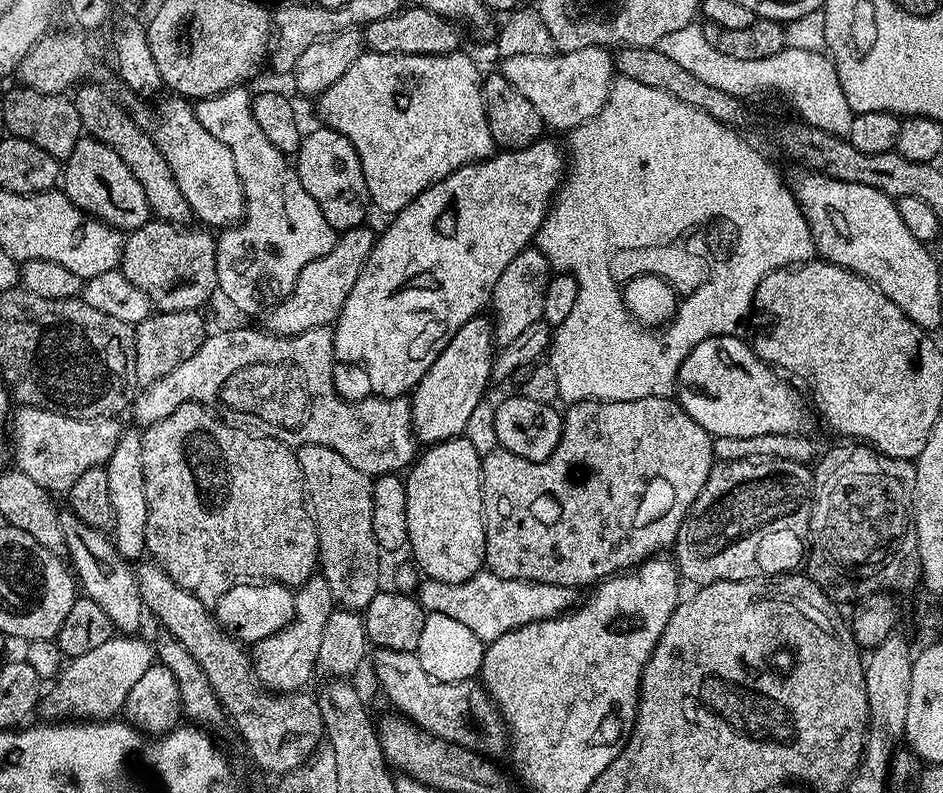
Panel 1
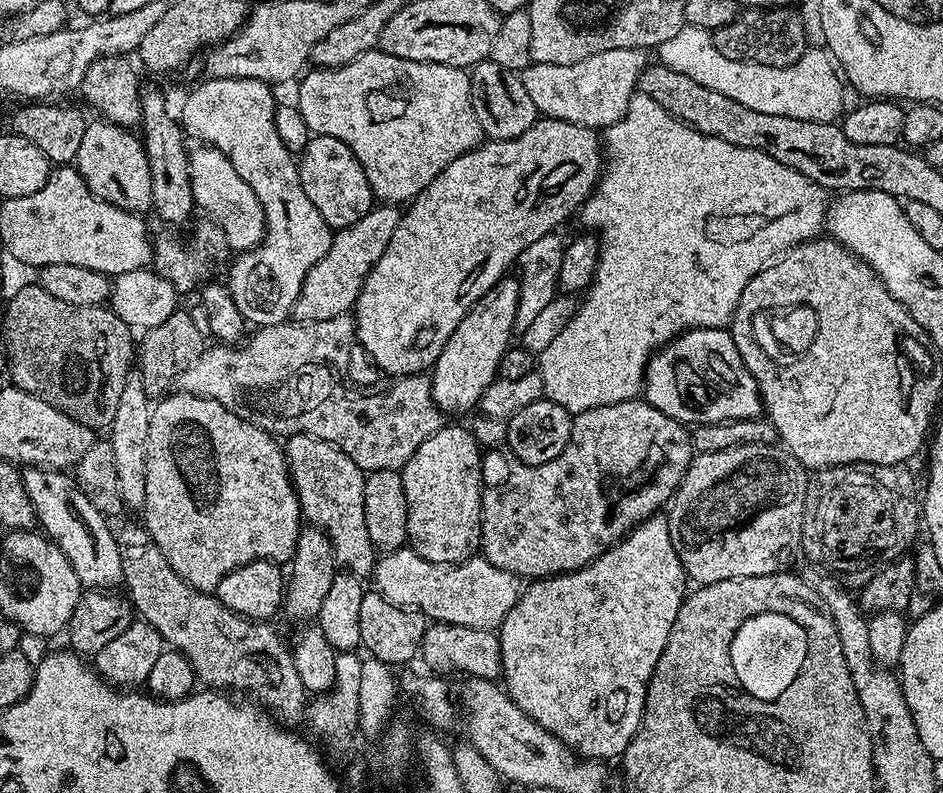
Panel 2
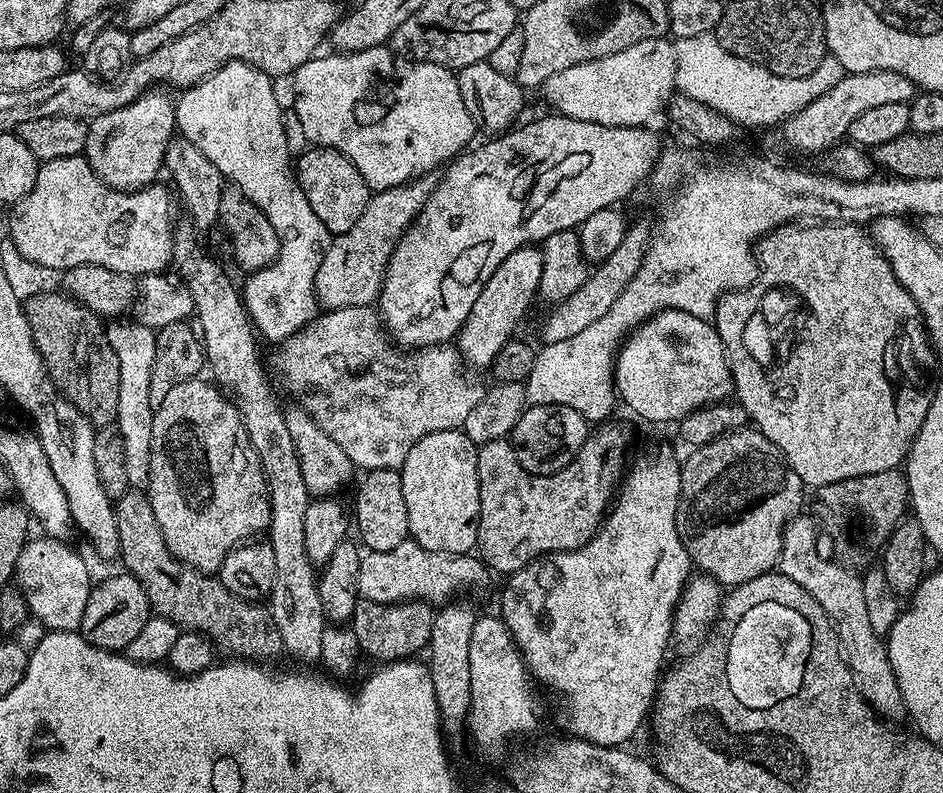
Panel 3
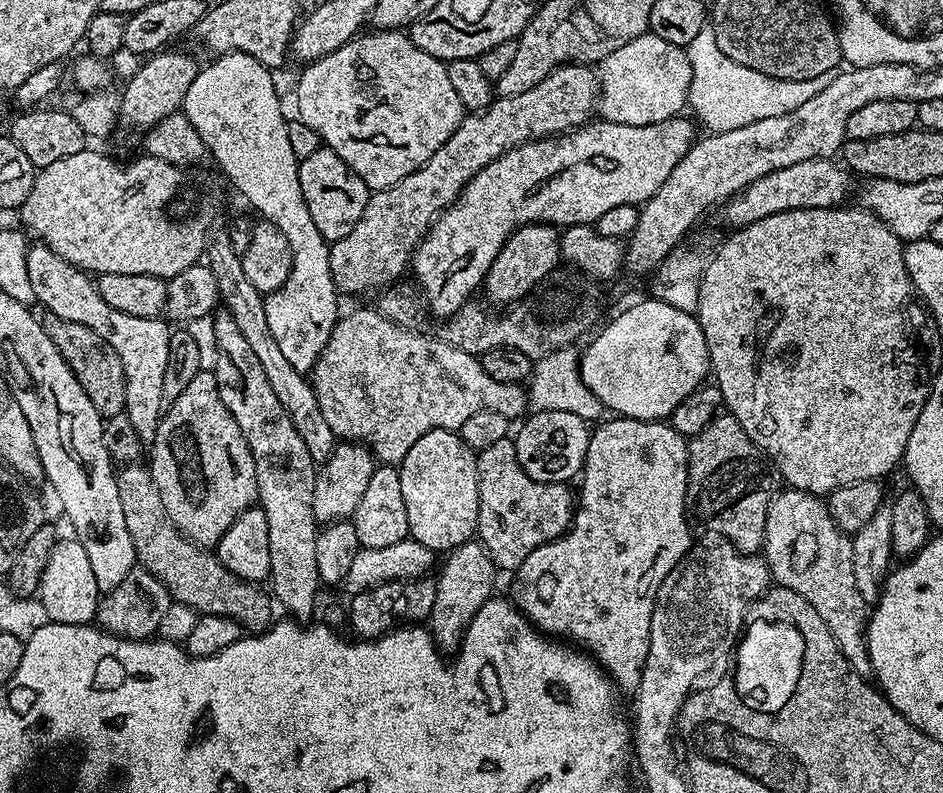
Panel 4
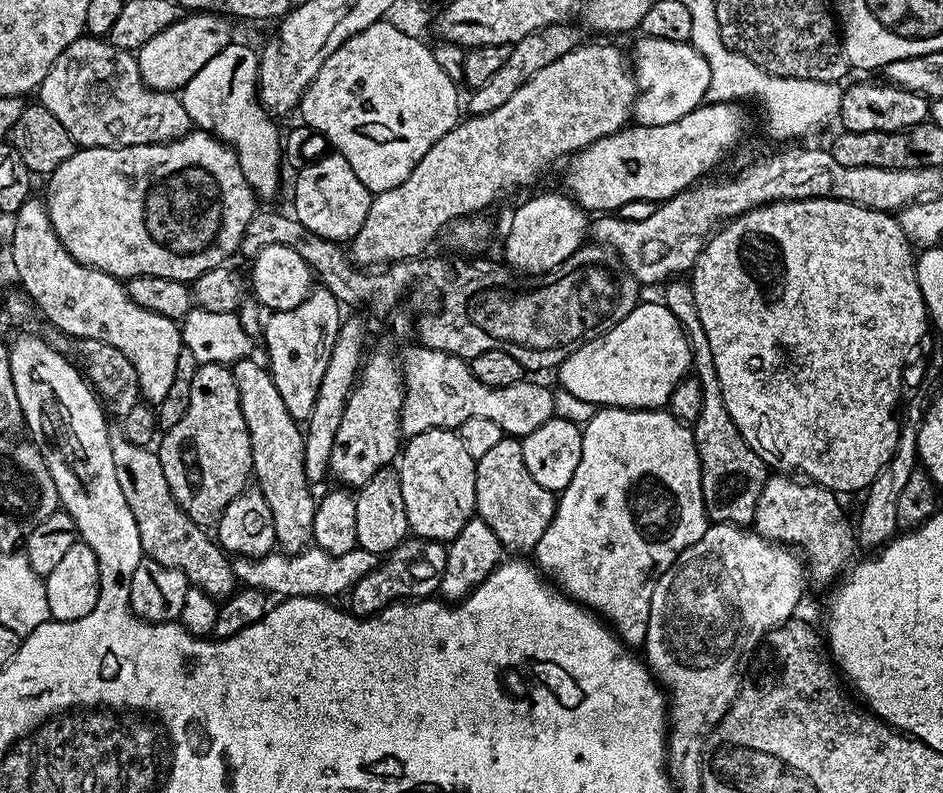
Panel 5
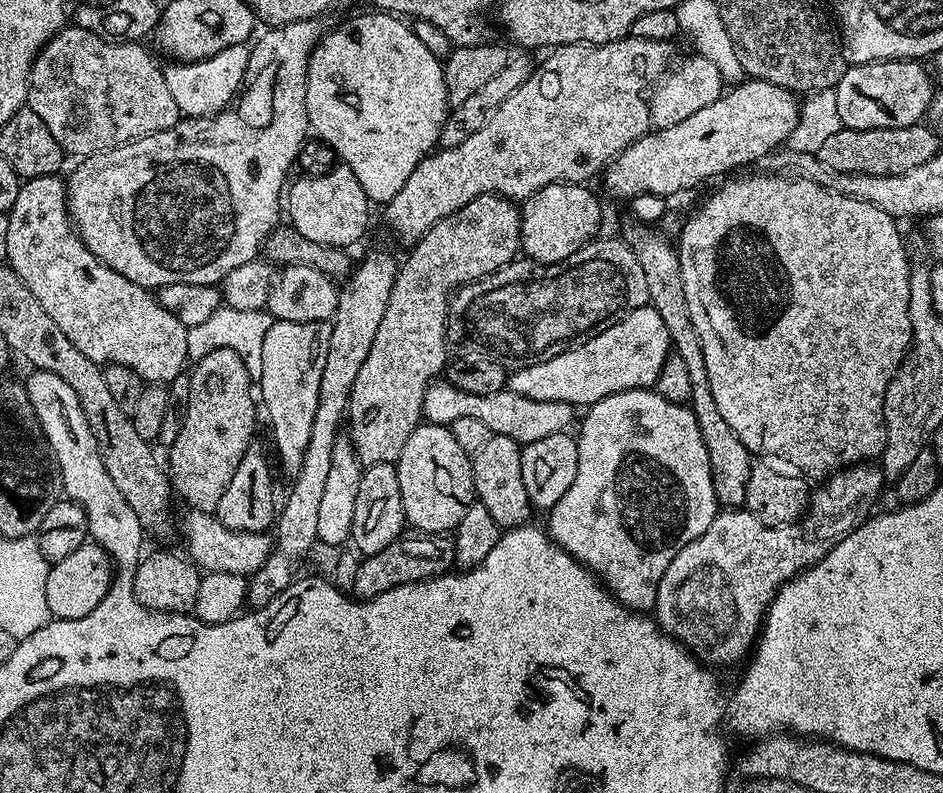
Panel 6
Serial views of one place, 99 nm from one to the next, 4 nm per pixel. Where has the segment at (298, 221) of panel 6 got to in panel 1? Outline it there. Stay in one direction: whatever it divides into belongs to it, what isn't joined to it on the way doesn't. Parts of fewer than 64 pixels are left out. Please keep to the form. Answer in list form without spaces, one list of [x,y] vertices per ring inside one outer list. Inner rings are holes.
[[[319,126],[312,133],[305,135],[300,148],[294,153],[294,167],[306,194],[318,202],[318,210],[326,217],[326,222],[339,234],[352,228],[359,228],[365,223],[370,209],[366,178],[362,174],[362,162],[358,150],[340,132],[327,126]]]

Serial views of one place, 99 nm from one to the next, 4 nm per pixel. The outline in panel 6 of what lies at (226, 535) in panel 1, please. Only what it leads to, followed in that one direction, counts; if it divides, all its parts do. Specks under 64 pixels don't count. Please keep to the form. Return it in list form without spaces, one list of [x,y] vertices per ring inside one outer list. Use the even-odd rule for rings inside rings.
[[[214,350],[191,368],[188,407],[184,409],[182,430],[167,449],[166,471],[173,493],[179,499],[181,496],[189,509],[215,513],[226,486],[230,486],[230,478],[234,478],[234,470],[238,470],[238,462],[242,462],[242,454],[253,443],[258,400],[244,360],[233,350]]]

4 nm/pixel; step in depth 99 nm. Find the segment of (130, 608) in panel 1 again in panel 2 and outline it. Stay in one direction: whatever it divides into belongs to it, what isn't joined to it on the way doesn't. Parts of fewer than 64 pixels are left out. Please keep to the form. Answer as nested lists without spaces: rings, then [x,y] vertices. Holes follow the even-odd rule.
[[[55,468],[23,469],[26,494],[30,494],[30,502],[36,511],[36,518],[43,535],[66,554],[70,566],[78,574],[81,587],[88,590],[110,590],[123,581],[122,554],[117,533],[112,532],[109,521],[94,506],[90,506],[90,498],[82,494],[76,485],[75,475]]]

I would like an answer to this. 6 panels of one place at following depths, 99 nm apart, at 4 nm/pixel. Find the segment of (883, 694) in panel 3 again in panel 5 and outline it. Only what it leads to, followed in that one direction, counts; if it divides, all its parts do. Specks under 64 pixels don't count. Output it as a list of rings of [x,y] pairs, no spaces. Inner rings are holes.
[[[772,474],[758,494],[752,524],[763,540],[798,550],[811,583],[813,580],[816,584],[831,585],[849,567],[850,561],[857,555],[855,552],[858,552],[853,525],[850,520],[848,524],[836,500],[839,500],[837,493],[828,488],[788,474]]]

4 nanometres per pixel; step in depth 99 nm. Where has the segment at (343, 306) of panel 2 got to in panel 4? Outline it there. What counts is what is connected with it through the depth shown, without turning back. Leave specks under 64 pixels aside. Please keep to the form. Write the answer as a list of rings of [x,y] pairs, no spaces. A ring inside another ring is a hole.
[[[563,64],[555,68],[538,86],[530,86],[522,94],[502,96],[493,99],[484,110],[475,114],[465,115],[464,120],[446,138],[442,146],[418,170],[406,174],[394,186],[373,191],[366,202],[366,210],[362,210],[362,218],[358,218],[358,226],[346,234],[346,238],[331,241],[328,253],[330,254],[330,274],[334,278],[337,289],[344,292],[372,292],[387,289],[401,279],[412,259],[412,254],[420,244],[420,239],[426,235],[432,221],[460,197],[460,192],[490,162],[494,162],[511,148],[519,144],[526,144],[530,140],[542,140],[546,136],[558,136],[561,132],[571,132],[591,121],[594,109],[598,104],[598,76],[587,64]]]

